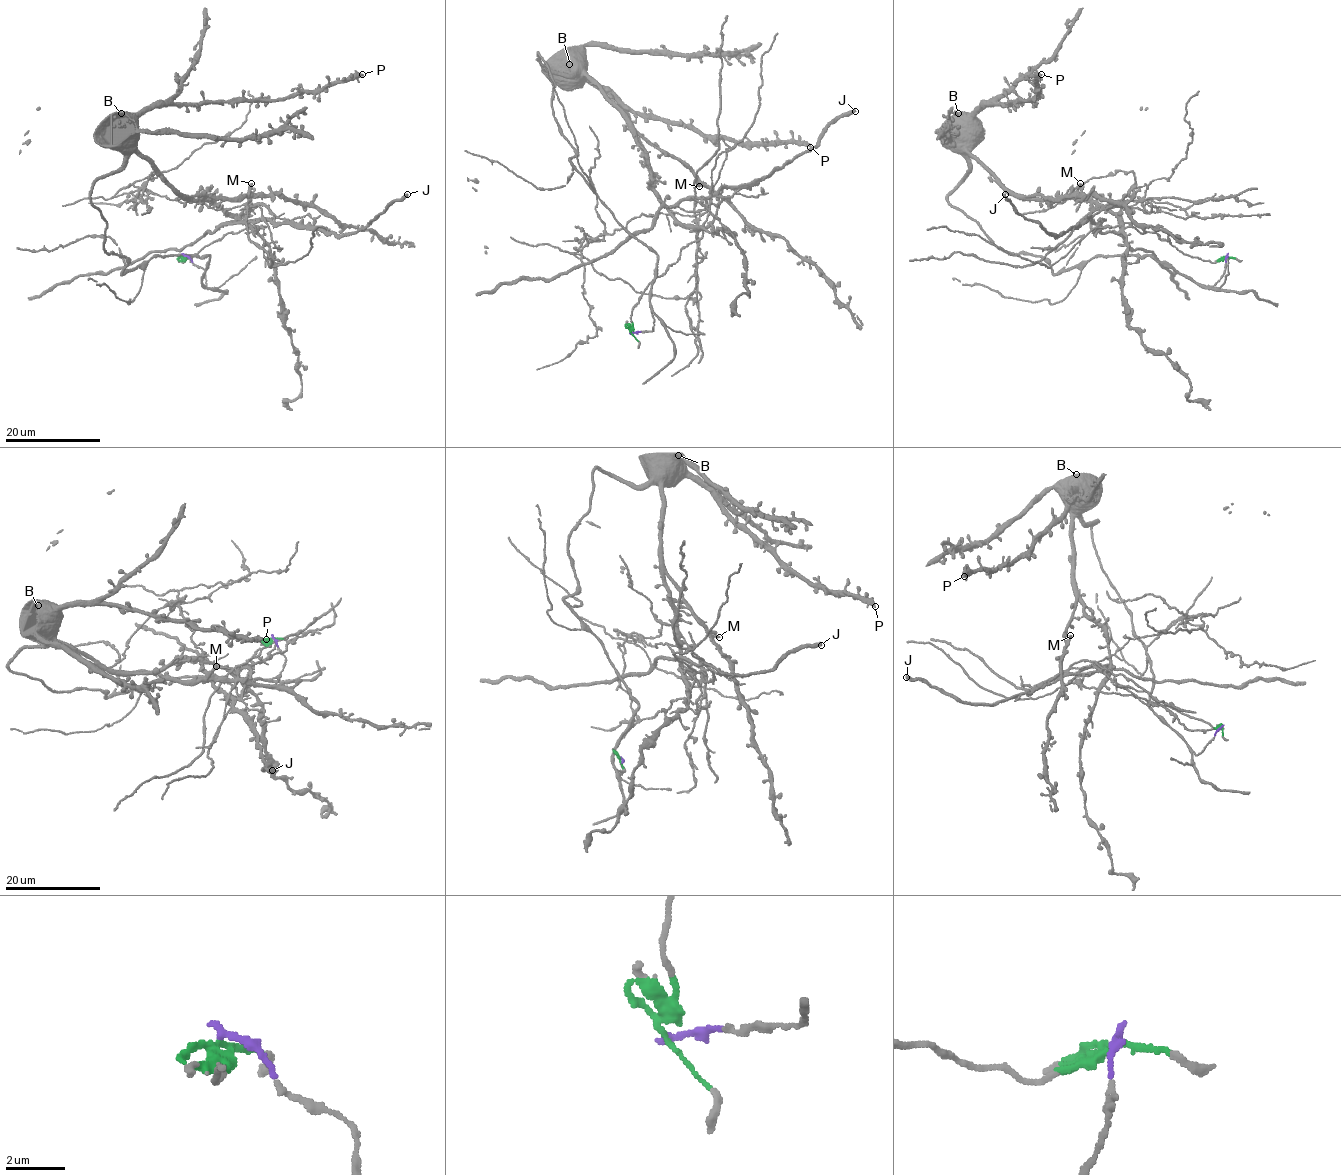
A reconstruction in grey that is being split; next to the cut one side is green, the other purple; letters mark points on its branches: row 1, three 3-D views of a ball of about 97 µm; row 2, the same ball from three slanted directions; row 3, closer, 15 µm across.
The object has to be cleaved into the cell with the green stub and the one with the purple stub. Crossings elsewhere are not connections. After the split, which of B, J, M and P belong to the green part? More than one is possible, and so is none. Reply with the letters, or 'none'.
J

